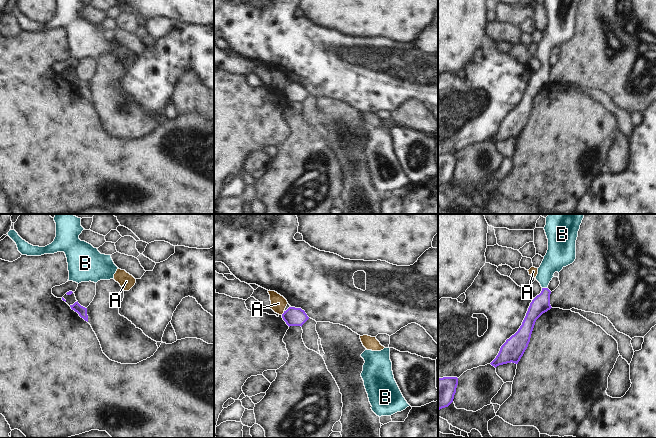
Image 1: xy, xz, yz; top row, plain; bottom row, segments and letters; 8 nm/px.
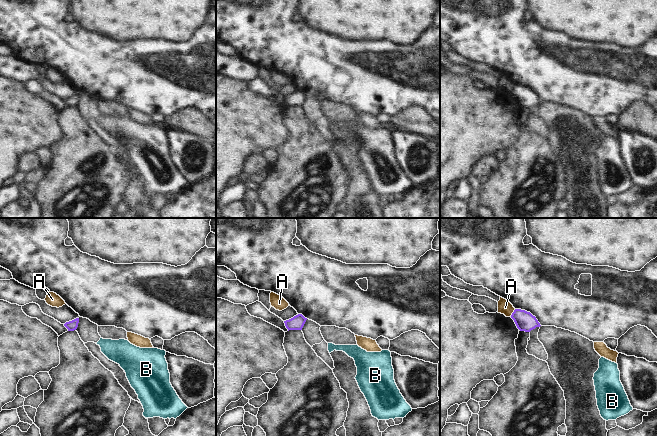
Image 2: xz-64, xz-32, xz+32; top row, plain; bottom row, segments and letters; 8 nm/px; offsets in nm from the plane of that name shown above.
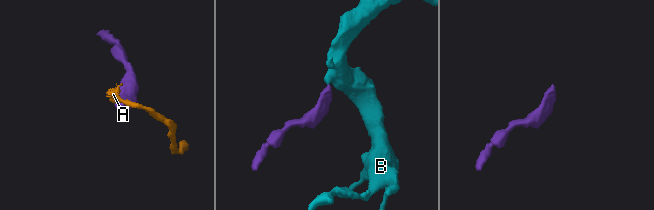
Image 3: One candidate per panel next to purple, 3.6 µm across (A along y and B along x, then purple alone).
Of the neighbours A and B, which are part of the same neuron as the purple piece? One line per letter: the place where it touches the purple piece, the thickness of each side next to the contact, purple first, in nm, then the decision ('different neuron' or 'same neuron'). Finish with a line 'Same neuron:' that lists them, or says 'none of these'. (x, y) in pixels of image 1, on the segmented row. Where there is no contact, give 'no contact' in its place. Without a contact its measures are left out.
A: xz (283, 313) | 150/130 nm | different neuron
B: yz (545, 288) | 150/180 nm | same neuron
Same neuron: B

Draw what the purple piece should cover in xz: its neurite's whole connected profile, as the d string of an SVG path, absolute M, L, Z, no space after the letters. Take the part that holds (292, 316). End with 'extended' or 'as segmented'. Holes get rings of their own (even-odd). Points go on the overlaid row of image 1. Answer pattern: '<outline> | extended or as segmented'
M289 307L282 314L283 320L290 326L301 326L309 319L307 314L301 308Z | as segmented

